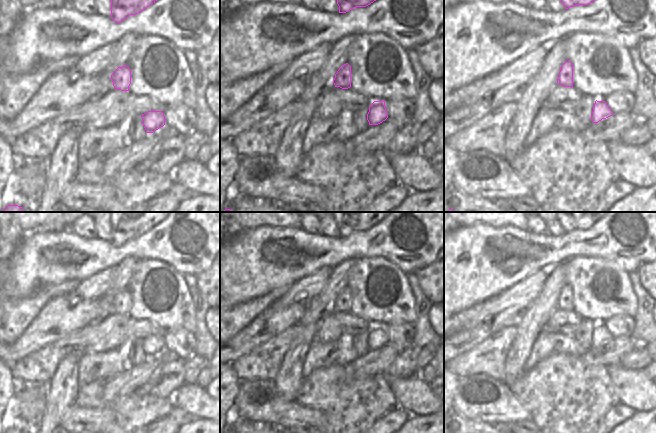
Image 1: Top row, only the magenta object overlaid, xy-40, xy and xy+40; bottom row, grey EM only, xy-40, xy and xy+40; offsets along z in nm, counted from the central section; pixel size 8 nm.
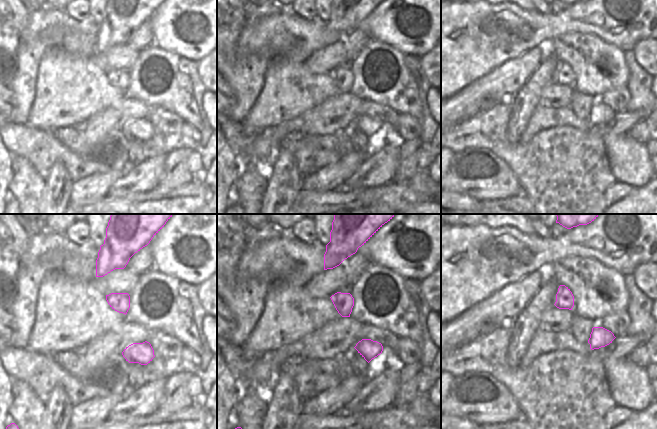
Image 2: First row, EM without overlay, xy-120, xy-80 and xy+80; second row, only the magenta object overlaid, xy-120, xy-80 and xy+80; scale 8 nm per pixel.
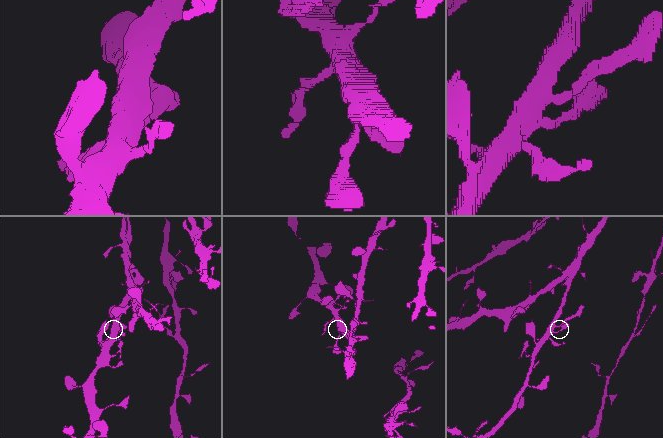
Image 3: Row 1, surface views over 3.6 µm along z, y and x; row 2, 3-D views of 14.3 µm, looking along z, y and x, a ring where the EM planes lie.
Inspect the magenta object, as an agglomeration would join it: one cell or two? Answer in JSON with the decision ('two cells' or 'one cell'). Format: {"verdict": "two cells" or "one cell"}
{"verdict": "one cell"}

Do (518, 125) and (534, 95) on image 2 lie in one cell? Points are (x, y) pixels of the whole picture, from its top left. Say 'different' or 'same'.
same

